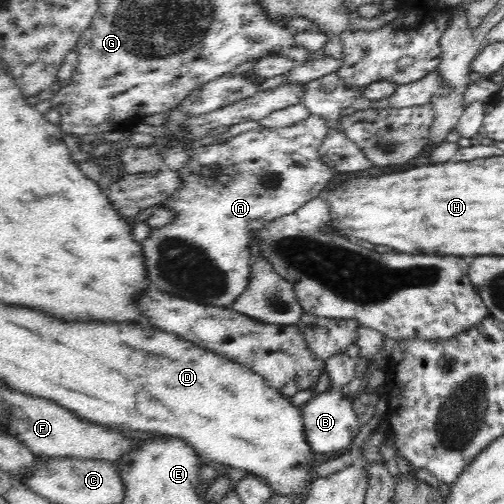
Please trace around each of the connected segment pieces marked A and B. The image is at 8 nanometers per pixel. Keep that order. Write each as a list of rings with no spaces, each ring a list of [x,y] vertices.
[[[311,114],[307,120],[304,120],[300,124],[296,124],[296,126],[290,126],[290,128],[280,128],[280,130],[266,130],[265,128],[261,130],[261,128],[257,128],[239,134],[224,144],[214,142],[214,144],[209,147],[200,146],[198,149],[193,149],[190,152],[193,161],[186,165],[184,169],[178,171],[178,177],[180,177],[183,186],[180,186],[180,190],[175,195],[168,196],[168,198],[161,203],[164,207],[174,209],[177,218],[174,218],[172,224],[166,224],[164,228],[154,229],[154,232],[148,235],[148,238],[140,244],[142,255],[144,256],[144,265],[146,266],[146,278],[150,280],[150,284],[156,286],[158,290],[164,290],[164,292],[168,292],[168,294],[178,296],[178,298],[184,300],[192,300],[198,304],[214,307],[230,308],[231,304],[236,302],[238,297],[248,288],[250,276],[252,276],[251,260],[255,241],[250,238],[250,231],[256,229],[260,230],[266,223],[277,219],[279,216],[292,214],[292,212],[304,206],[308,200],[322,195],[325,186],[333,179],[333,174],[336,172],[321,162],[317,151],[329,130],[329,121],[326,118]]]
[[[330,389],[315,394],[312,399],[298,407],[301,409],[304,436],[312,453],[326,454],[345,449],[356,436],[359,423],[351,407],[350,399],[344,396],[341,391]]]

